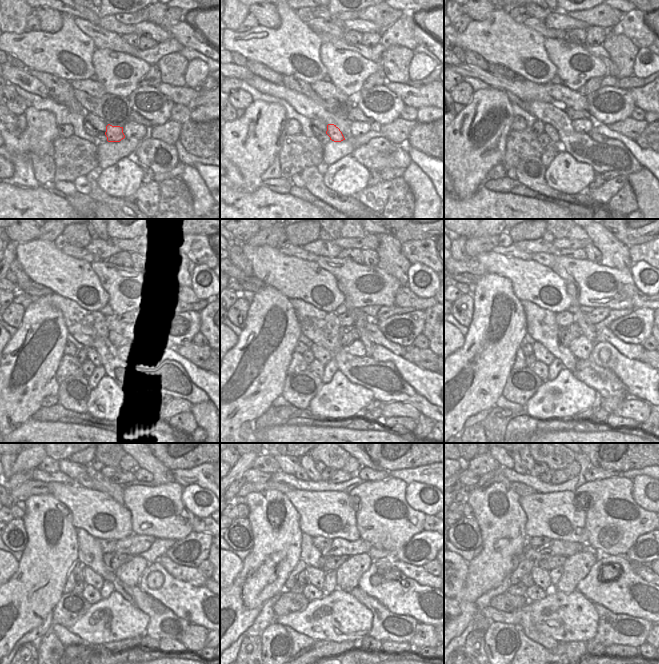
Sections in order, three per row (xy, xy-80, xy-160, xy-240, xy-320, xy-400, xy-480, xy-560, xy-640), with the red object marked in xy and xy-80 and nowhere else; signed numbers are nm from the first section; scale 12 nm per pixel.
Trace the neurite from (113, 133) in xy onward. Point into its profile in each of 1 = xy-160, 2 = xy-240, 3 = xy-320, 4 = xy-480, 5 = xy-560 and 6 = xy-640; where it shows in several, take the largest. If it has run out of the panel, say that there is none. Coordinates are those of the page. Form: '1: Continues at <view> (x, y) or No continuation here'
1: Continues at xy-160 (551, 131)
2: Continues at xy-240 (99, 353)
3: Continues at xy-320 (320, 354)
4: Continues at xy-480 (92, 578)
5: Continues at xy-560 (316, 576)
6: Continues at xy-640 (541, 578).

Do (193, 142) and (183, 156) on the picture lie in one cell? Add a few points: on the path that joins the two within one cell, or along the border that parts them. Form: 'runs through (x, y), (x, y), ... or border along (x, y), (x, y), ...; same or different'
border along (178, 139), (188, 152), (200, 157), (209, 157); different

